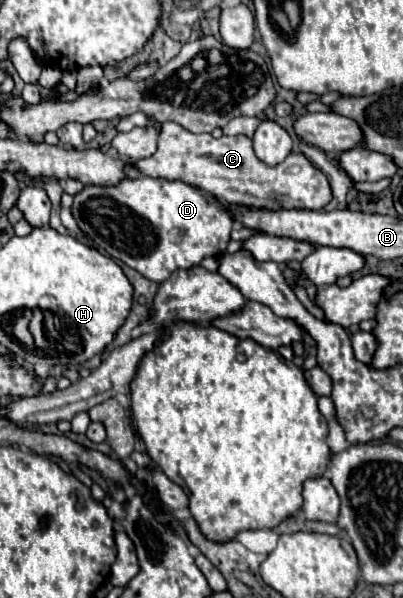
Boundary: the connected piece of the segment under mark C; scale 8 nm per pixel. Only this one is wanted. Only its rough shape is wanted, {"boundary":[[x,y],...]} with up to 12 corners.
{"boundary":[[160,128],[130,168],[226,204],[322,210],[328,178],[290,152],[256,158],[248,136]]}

